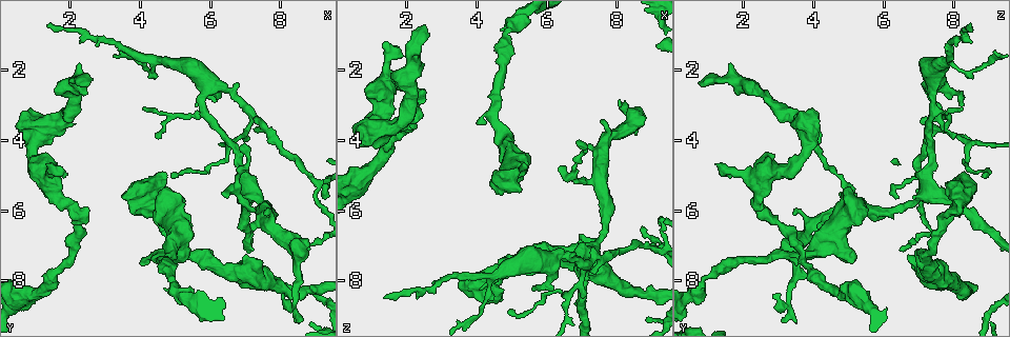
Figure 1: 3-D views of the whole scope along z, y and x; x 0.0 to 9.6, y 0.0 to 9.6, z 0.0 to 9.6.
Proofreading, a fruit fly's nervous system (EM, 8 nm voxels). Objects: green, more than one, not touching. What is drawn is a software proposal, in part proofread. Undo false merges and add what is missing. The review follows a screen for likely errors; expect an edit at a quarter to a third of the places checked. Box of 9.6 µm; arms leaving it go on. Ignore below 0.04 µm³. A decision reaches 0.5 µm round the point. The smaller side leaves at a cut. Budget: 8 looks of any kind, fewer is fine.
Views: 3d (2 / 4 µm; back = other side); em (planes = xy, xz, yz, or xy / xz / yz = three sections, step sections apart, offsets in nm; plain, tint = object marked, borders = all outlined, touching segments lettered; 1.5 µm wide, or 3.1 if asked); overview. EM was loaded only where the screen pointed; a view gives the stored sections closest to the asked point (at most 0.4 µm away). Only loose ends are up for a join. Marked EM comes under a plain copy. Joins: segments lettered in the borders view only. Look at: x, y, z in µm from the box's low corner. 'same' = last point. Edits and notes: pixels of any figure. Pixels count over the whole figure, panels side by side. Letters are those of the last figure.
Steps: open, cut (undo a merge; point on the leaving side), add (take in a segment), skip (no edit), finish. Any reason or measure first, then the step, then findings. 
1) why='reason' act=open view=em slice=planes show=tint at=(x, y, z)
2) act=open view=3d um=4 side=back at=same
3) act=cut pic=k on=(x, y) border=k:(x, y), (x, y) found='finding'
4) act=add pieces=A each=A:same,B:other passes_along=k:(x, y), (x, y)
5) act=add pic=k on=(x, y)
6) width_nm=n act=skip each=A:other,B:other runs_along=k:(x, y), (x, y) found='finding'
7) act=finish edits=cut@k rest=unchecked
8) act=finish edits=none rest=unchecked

why='an open end' act=open view=em slice=planes show=borders at=(4.00, 7.55, 3.55)

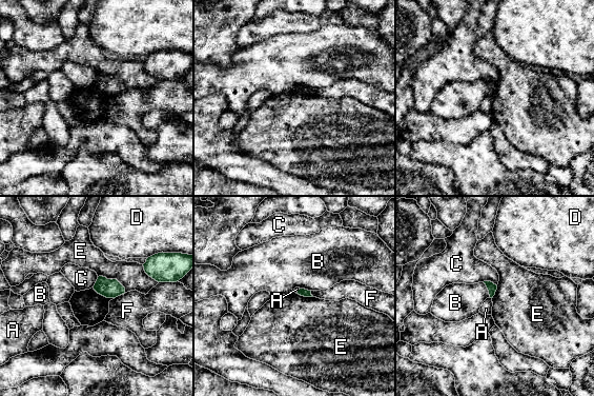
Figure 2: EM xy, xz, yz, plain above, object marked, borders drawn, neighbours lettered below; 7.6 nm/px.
act=skip each=A:other,B:other,C:other,D:other,E:other,F:other border=2:(98, 276), (116, 279), (125, 292) found='no lettered segment goes on from it'

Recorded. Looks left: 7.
why='free end' act=open view=3d um=4 at=(6.95, 7.30, 6.70)

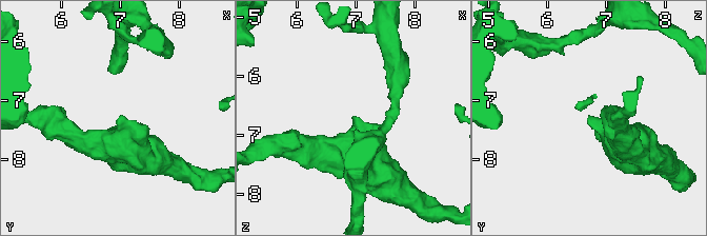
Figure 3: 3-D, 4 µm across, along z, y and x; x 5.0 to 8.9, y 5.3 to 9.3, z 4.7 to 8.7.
act=open view=em slice=planes show=borders at=(6.95, 7.25, 6.70)

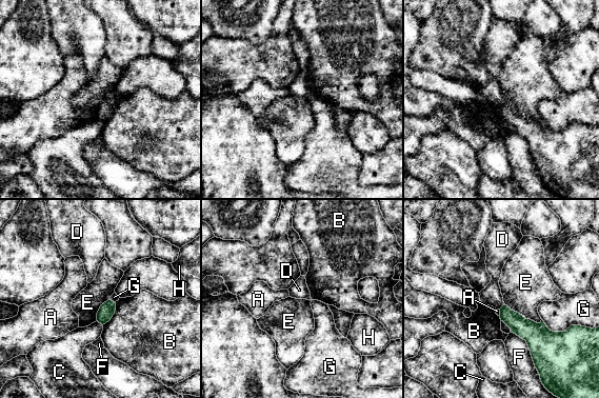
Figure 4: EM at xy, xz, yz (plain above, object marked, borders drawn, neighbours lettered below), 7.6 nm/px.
act=skip each=A:other,B:other,C:other,D:other,E:other,F:other,G:other,H:other border=4:(504, 303), (526, 318), (541, 321) found='no lettered segment goes on from it'

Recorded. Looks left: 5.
act=open view=3d um=4 at=(4.50, 3.90, 7.90)

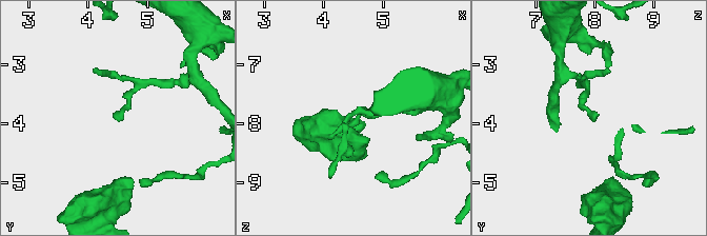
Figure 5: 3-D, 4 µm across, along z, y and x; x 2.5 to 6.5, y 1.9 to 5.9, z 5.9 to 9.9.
act=open view=em slice=xz step=4 show=tint at=(4.55, 3.95, 7.95)

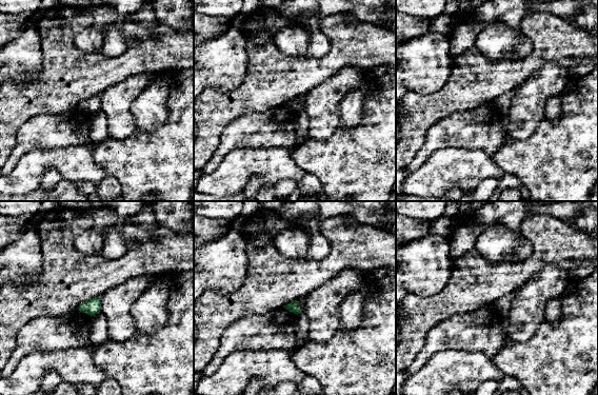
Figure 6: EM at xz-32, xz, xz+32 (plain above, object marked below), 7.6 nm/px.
act=open view=em slice=planes show=borders at=same

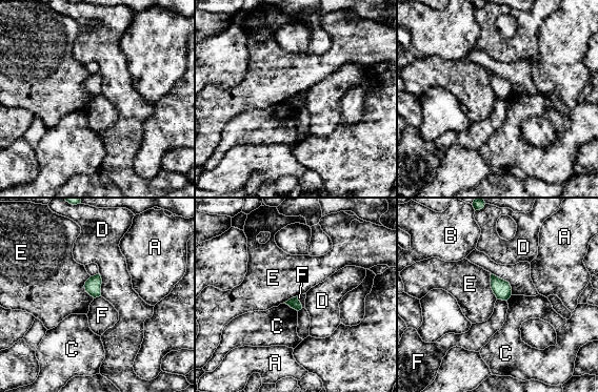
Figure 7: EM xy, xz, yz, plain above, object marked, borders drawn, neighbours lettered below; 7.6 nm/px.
act=skip each=A:other,B:other,C:other,D:other,E:other,F:other found='no lettered segment goes on from it'

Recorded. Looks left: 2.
act=finish edits=none rest=unchecked

